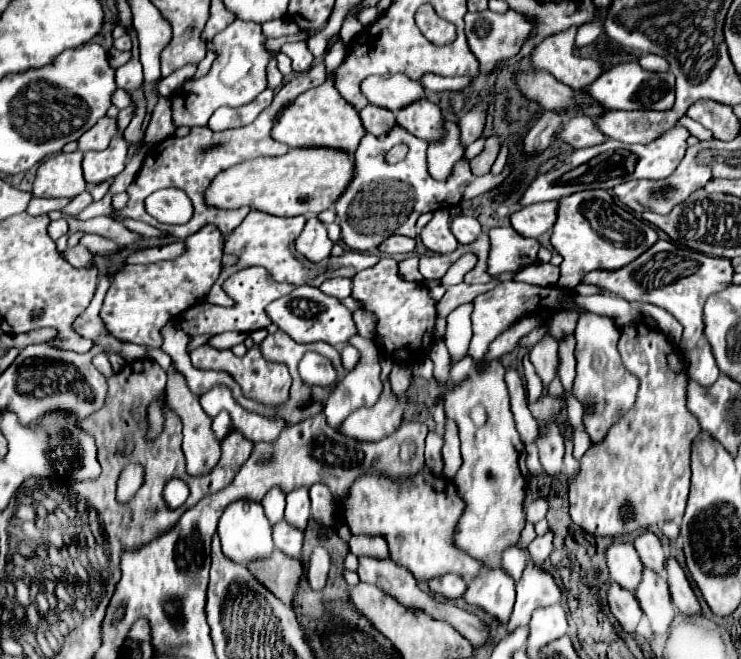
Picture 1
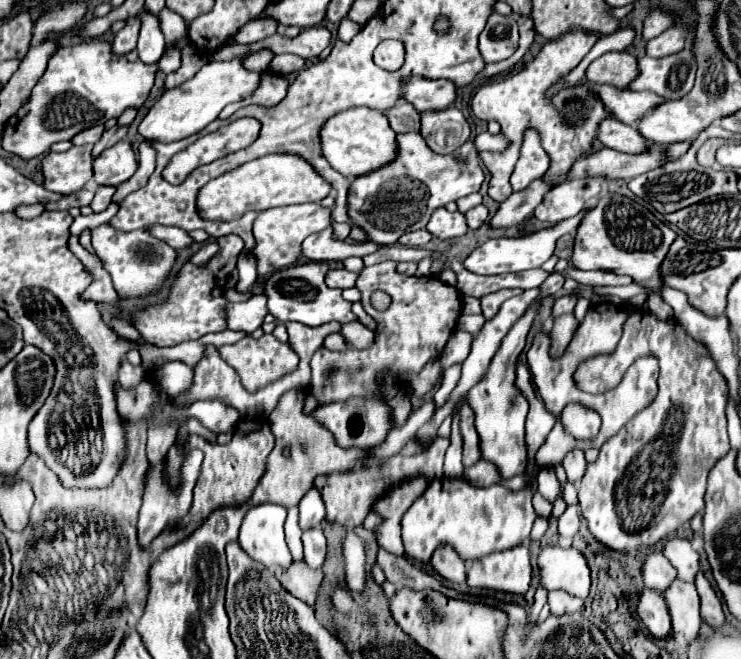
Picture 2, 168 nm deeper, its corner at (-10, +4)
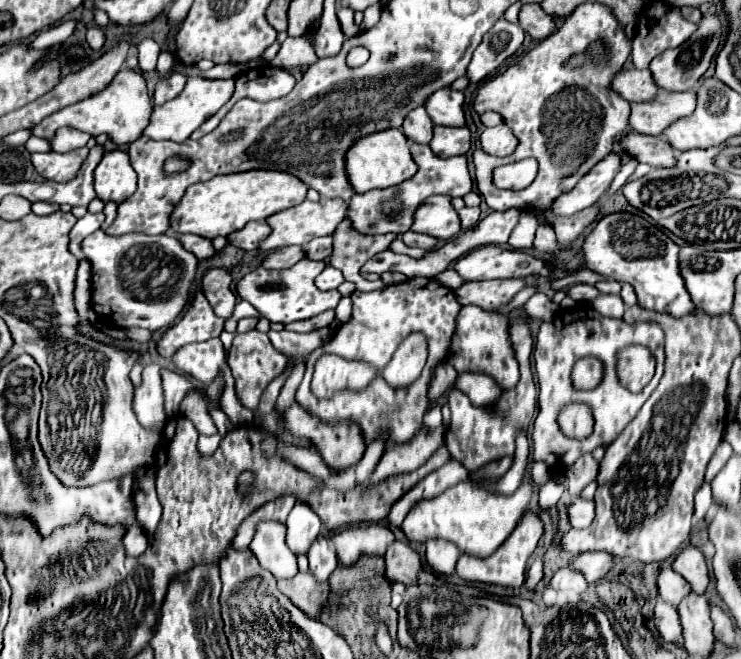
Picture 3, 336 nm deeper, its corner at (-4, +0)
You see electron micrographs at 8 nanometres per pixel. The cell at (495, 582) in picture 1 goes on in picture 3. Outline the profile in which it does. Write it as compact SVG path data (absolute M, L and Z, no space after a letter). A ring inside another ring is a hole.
M527 512L525 518L521 518L521 524L517 524L517 530L505 540L505 544L495 550L489 558L473 558L473 556L461 556L457 562L457 576L467 580L467 582L485 582L485 584L499 584L507 588L519 588L525 582L525 570L527 570L527 560L533 554L539 536L543 530L543 522L537 512Z

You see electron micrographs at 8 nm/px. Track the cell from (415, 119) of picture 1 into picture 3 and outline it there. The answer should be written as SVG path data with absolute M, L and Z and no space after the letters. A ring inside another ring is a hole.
M435 126L429 148L433 150L435 156L441 156L441 158L465 154L471 148L471 132L467 126L461 126L461 128Z

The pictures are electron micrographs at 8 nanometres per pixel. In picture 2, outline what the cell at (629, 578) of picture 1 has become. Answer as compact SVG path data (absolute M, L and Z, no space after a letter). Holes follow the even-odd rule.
M657 552L647 554L643 564L643 580L647 588L663 592L667 590L669 584L673 584L675 578L677 578L677 572L663 554L657 554Z

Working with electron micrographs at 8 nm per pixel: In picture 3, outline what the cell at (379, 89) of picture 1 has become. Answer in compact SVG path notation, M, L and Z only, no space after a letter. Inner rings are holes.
M441 88L433 92L425 100L423 106L429 112L429 118L433 124L441 124L441 126L463 126L465 124L463 92L457 92L453 88Z

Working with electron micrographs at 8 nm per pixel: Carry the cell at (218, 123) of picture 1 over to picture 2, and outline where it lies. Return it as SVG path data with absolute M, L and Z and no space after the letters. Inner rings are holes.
M265 70L265 72L261 74L259 88L257 88L251 96L247 96L247 100L241 100L241 102L237 102L237 104L227 106L227 108L219 114L219 118L227 118L227 116L231 116L237 108L247 106L247 104L275 106L275 104L279 104L279 102L285 98L287 88L289 88L289 82L287 82L285 76L281 76L281 74L277 74L277 72L271 72L271 70Z

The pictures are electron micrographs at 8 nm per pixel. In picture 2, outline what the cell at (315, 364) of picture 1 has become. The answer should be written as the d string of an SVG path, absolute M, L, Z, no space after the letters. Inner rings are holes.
M383 262L383 264L365 268L357 278L357 288L361 292L361 304L365 312L373 316L373 320L377 322L375 342L365 350L355 350L349 346L343 352L331 352L331 350L319 348L313 354L309 392L321 404L331 402L333 398L339 398L339 394L341 394L341 400L347 400L351 396L381 398L377 374L381 374L383 370L389 370L397 376L401 372L419 374L431 358L441 356L445 342L455 330L457 318L461 316L461 294L457 288L441 282L435 276L417 278L417 276L399 274L395 270L395 262ZM377 288L385 290L393 298L389 310L385 312L377 312L369 302L371 292ZM331 368L335 370L335 374L327 378L325 372ZM333 382L335 382L335 388L333 388Z

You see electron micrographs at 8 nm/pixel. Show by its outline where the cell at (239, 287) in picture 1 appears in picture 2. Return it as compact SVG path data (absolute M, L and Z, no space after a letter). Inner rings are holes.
M251 296L245 302L227 306L227 326L231 330L241 330L251 334L255 328L263 324L265 314L267 314L267 298Z

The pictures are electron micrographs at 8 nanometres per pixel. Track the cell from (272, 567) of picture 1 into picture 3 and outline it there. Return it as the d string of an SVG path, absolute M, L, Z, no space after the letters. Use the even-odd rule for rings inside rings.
M297 572L291 580L279 582L279 590L307 616L315 616L329 596L329 584L319 584L309 572Z

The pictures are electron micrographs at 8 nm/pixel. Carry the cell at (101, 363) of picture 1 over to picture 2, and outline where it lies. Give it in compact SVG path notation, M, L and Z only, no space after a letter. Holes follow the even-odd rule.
M123 360L121 364L121 370L119 370L119 384L125 388L125 390L131 390L135 388L137 384L141 384L143 380L147 380L147 370L143 366L131 366L127 360Z

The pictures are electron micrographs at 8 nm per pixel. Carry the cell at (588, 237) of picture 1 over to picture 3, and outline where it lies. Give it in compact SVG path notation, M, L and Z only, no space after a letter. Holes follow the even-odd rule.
M631 212L605 214L585 238L581 250L585 268L597 274L601 274L601 268L611 268L613 274L607 274L605 278L631 284L635 288L641 308L663 312L675 318L685 316L695 308L689 300L689 292L685 292L677 268L679 246L657 224L649 222L647 218Z

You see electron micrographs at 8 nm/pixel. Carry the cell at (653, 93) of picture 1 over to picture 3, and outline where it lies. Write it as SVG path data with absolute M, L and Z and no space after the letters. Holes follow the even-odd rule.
M719 14L703 16L697 32L685 44L671 48L671 50L665 50L661 56L651 60L649 70L653 74L655 84L667 92L687 92L687 90L695 88L697 82L701 80L701 76L707 72L709 62L717 54L723 38L725 38L725 22L721 20L721 16Z

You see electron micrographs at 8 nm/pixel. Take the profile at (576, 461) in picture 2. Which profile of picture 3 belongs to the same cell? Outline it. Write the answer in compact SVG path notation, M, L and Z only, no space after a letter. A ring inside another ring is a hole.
M583 454L575 460L575 464L567 466L567 472L565 472L565 478L567 478L567 490L577 496L589 482L593 482L597 476L597 462L593 460L591 454Z

